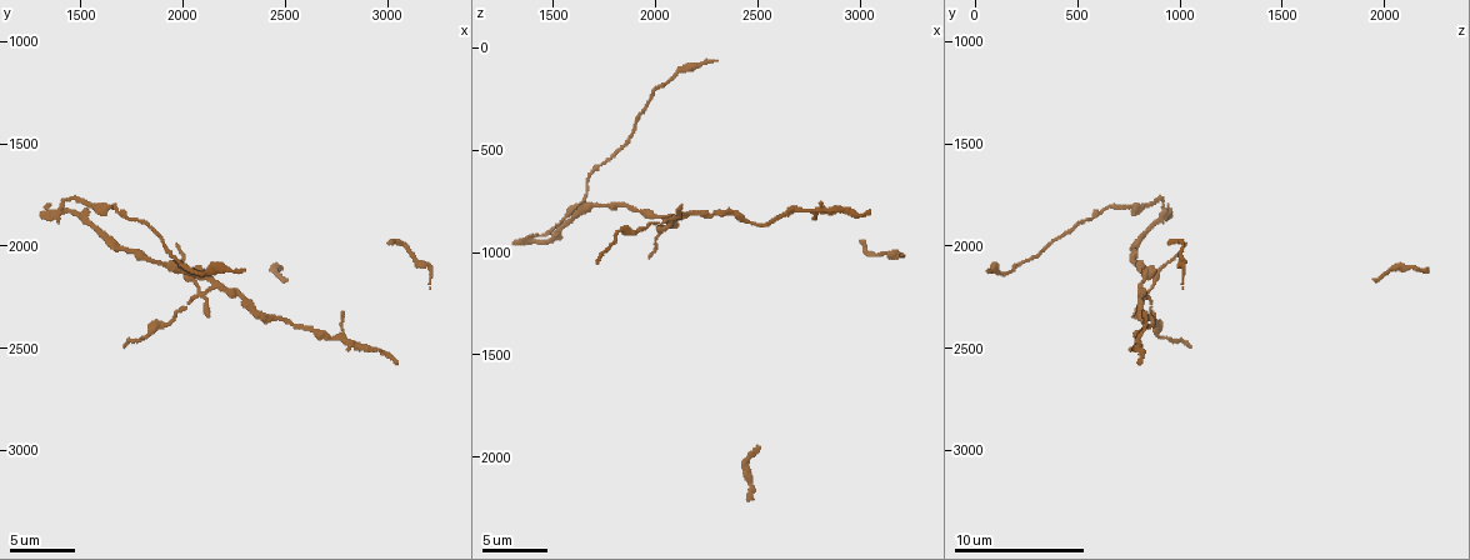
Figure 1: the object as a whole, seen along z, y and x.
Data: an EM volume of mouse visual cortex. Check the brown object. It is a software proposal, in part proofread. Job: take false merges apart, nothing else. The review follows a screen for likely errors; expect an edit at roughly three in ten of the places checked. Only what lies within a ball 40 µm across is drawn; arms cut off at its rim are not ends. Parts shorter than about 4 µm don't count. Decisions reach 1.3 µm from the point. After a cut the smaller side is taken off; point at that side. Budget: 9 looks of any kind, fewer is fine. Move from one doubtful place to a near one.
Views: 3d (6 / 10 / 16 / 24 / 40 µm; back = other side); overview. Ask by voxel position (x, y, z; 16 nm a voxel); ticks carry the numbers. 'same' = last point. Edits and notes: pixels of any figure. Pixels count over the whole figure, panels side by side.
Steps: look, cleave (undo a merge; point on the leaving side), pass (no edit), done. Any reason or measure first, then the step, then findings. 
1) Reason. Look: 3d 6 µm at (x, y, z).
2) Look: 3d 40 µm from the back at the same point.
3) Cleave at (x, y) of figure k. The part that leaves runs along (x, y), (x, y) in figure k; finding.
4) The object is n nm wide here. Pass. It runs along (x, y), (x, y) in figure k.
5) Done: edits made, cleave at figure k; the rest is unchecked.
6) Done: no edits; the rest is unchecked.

Calibre changes. Look: 3d 10 µm at (1440, 1840, 950).

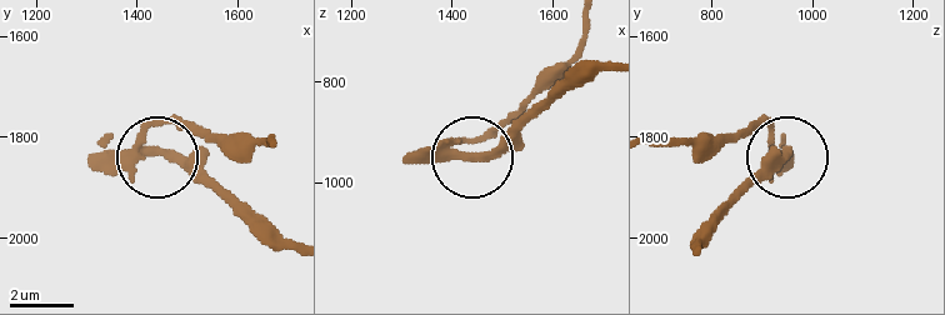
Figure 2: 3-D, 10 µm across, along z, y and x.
Cleave at (161, 126) of figure 2. The part that leaves runs along (129, 154), (159, 124), (271, 140) in figure 2; a second cell is stuck on.

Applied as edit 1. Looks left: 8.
Look: overview.

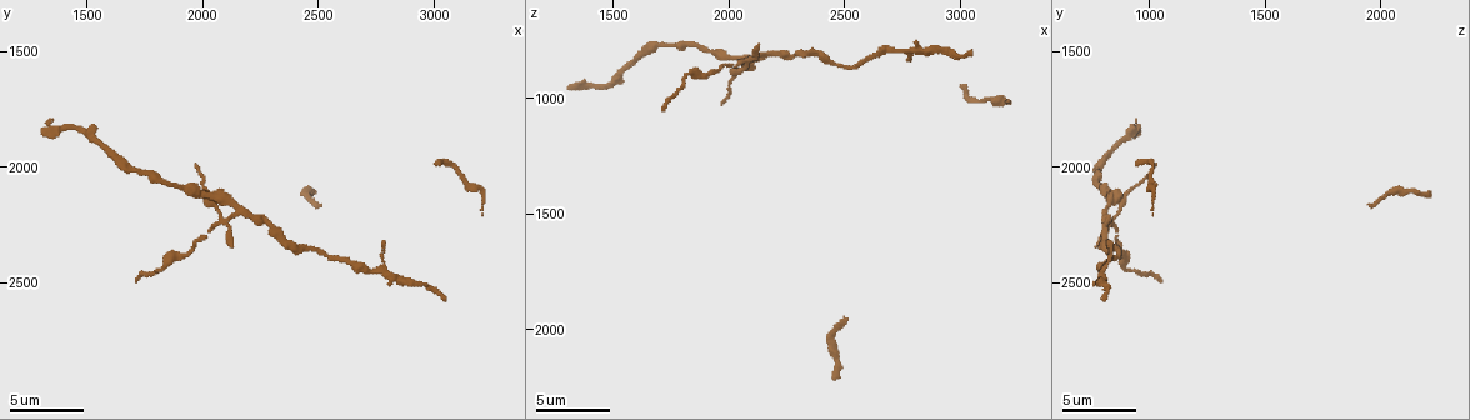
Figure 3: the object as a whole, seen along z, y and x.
Four arms meet. Look: 3d 6 µm at (2150, 2190, 800).

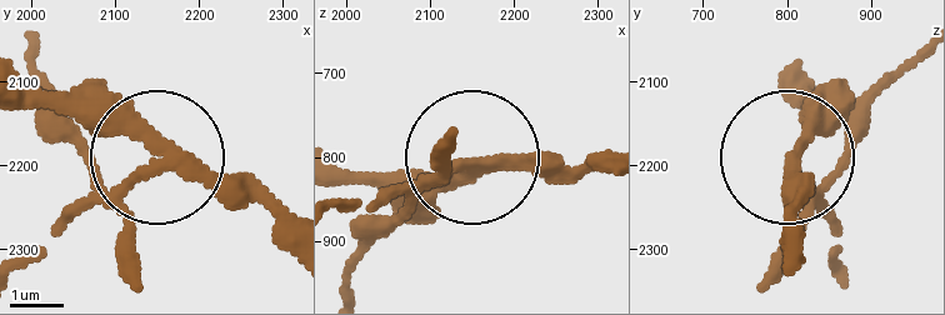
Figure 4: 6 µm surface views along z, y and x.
From behind. Look: 3d 6 µm from the back at (2150, 2205, 805).

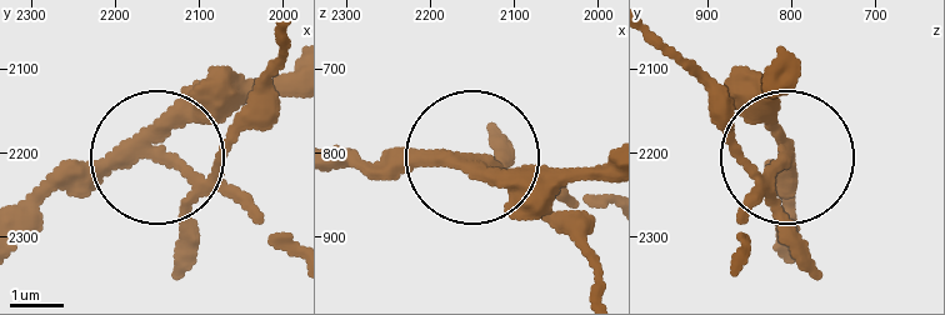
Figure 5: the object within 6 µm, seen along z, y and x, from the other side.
4 arms meet here. Cleave at (229, 148) of figure 5. The part that leaves runs along (176, 163), (293, 251) in figure 5; a second cell is stuck on.

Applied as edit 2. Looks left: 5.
Three arms meet. Look: 3d 10 µm at (2780, 2430, 810).

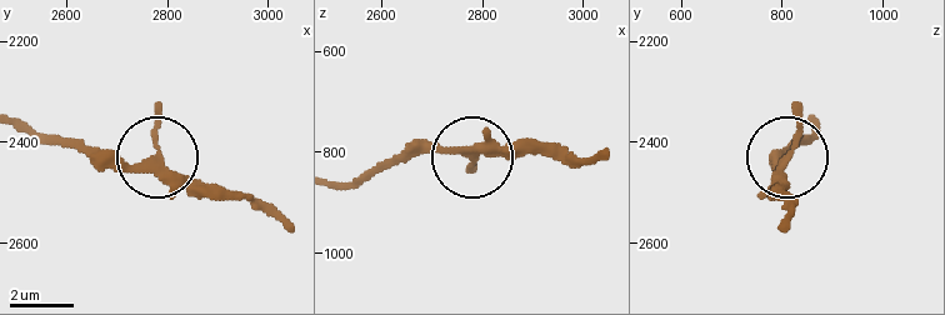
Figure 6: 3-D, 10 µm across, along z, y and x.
3 arms meet here. Pass. It runs along (339, 185), (428, 153), (563, 153) in figure 6; all the same cell.

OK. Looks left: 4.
Look: 3d 10 µm at (1830, 2060, 770).

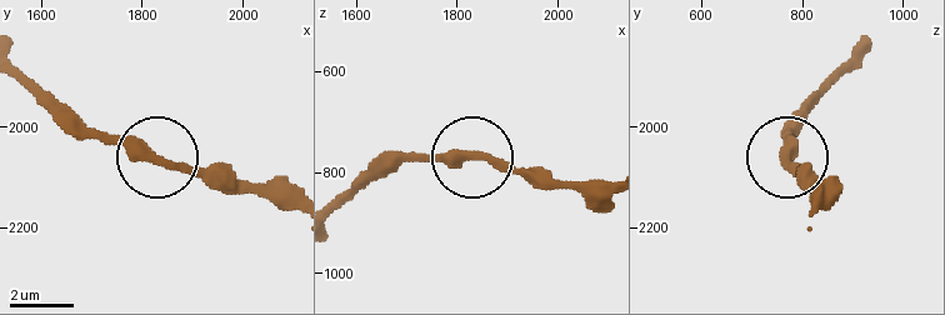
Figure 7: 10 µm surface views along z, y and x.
Pass. It runs along (465, 158), (401, 158) in figure 7; continuous, no second cell.

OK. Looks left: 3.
Done: edits made, cleave at figure 2, cleave at figure 5; the rest is unchecked.

